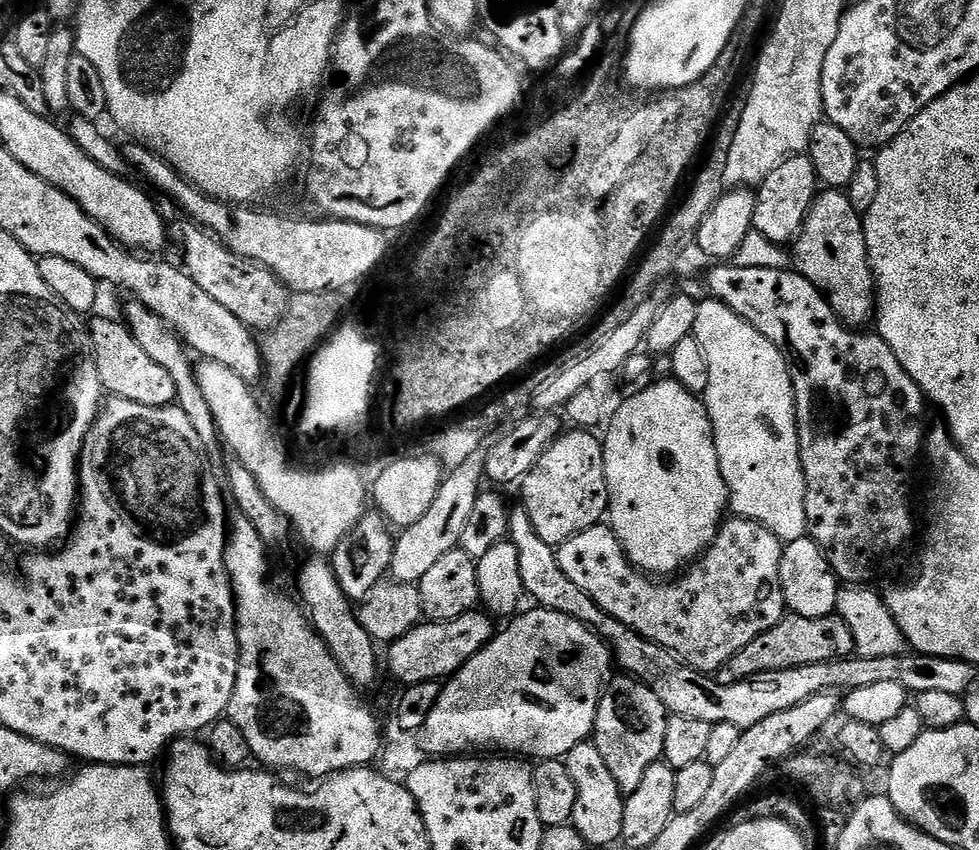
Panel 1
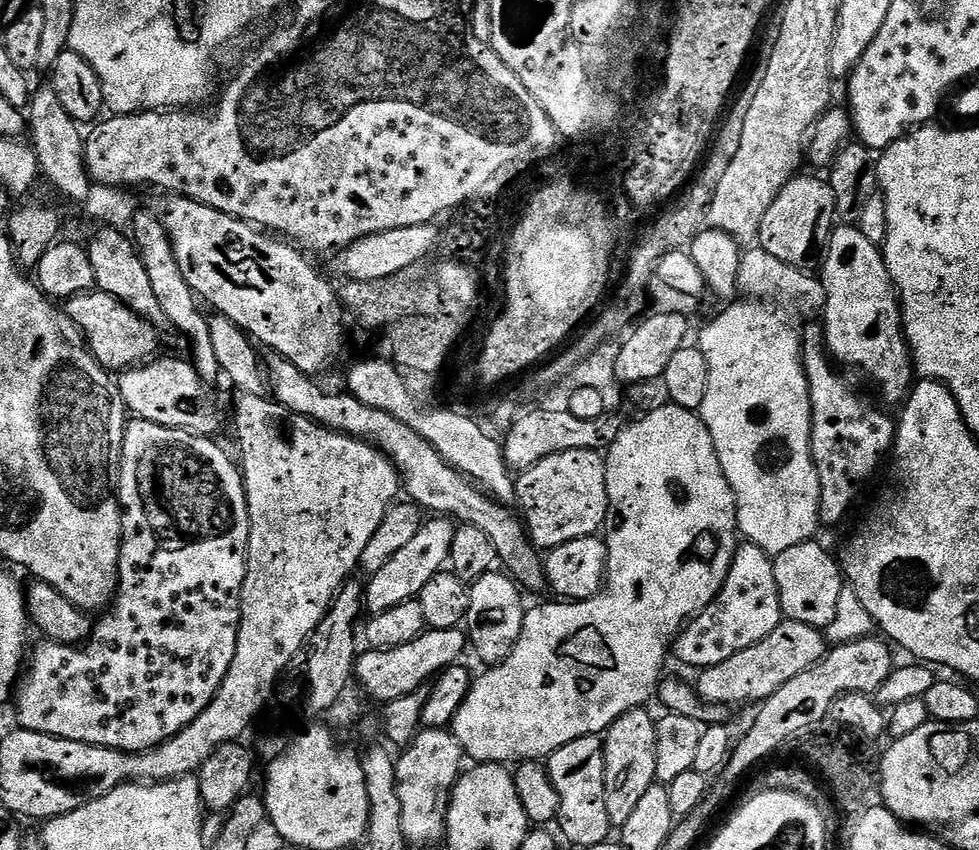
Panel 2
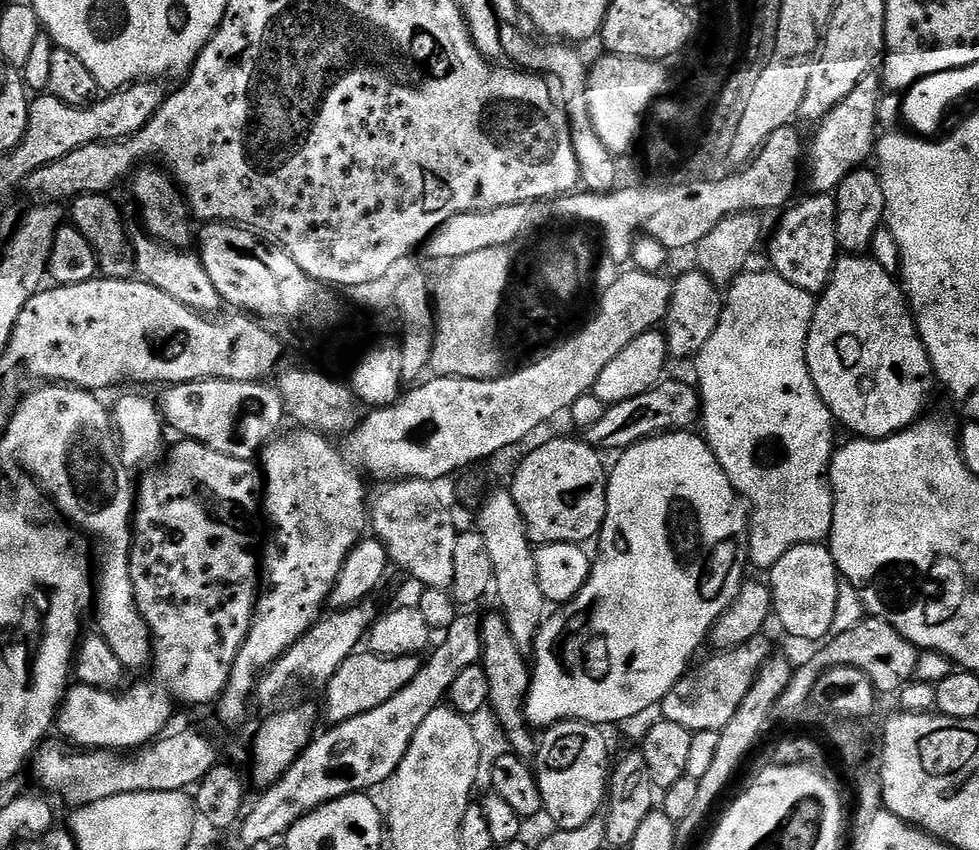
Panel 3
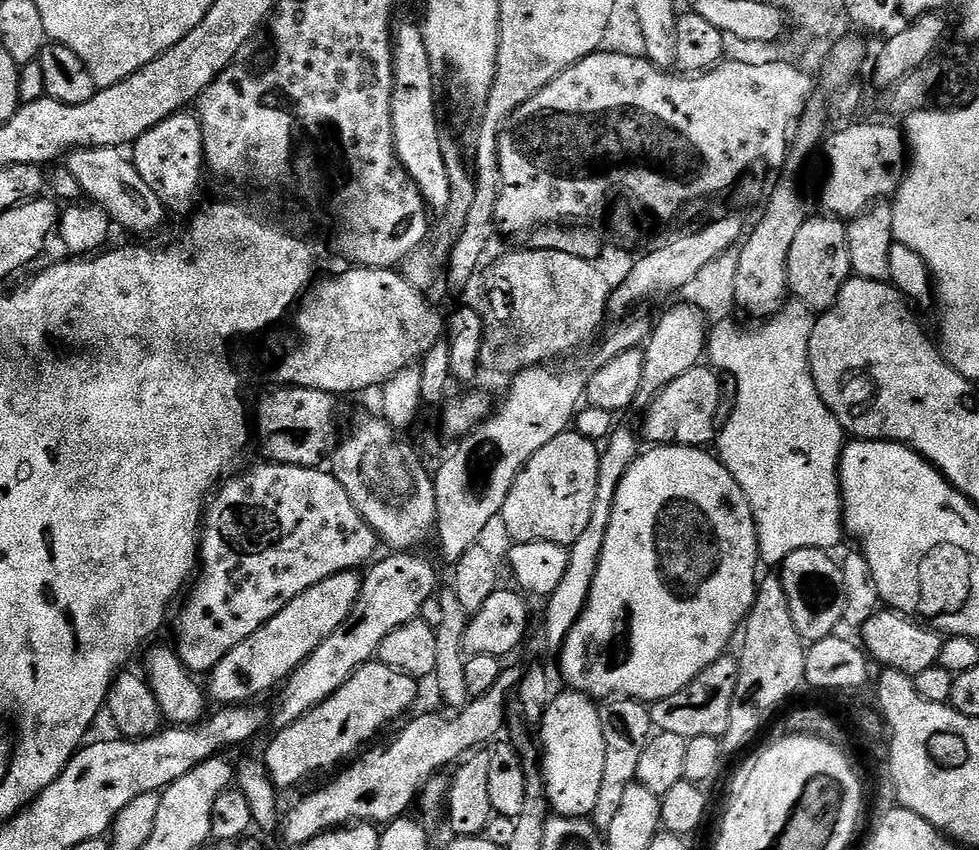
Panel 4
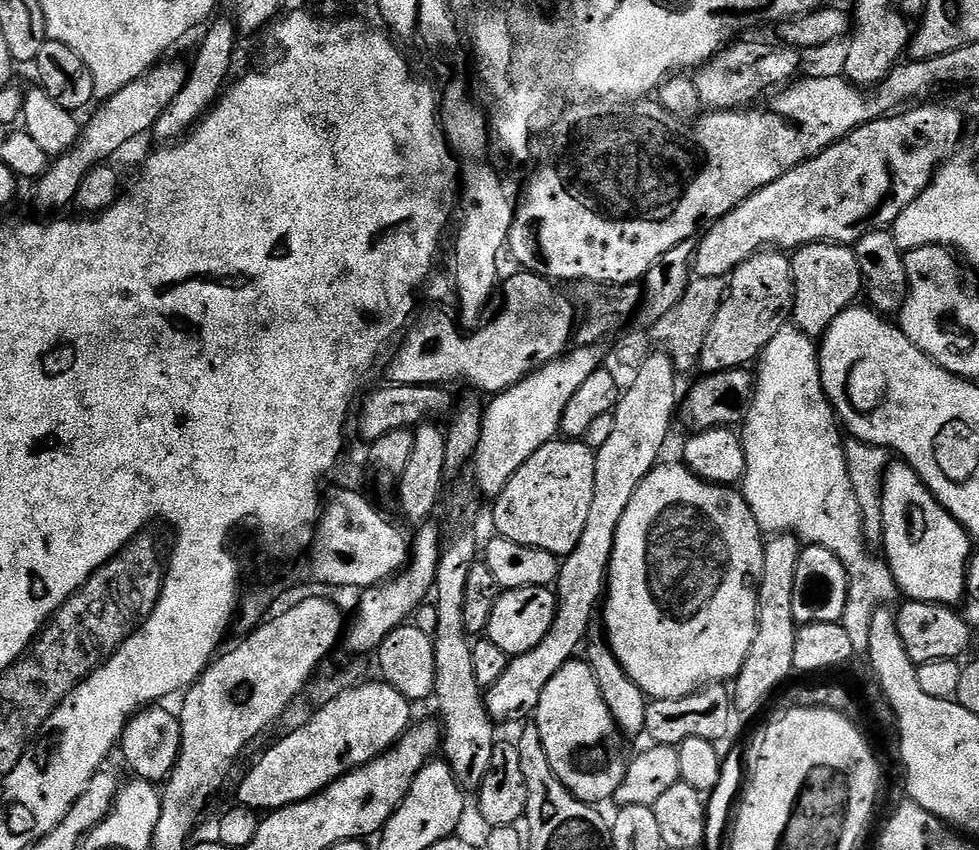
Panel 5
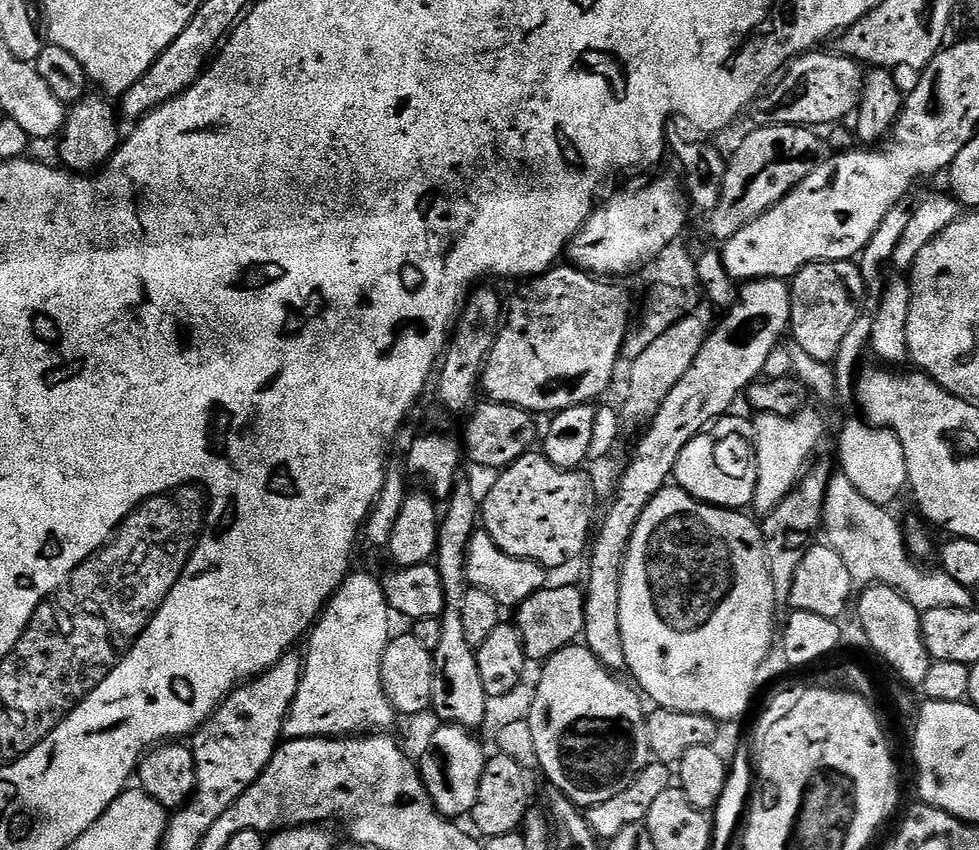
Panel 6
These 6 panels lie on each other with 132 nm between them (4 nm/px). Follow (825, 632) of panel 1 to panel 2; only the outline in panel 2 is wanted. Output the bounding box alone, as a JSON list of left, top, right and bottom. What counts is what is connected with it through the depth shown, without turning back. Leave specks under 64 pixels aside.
[694,618,829,706]

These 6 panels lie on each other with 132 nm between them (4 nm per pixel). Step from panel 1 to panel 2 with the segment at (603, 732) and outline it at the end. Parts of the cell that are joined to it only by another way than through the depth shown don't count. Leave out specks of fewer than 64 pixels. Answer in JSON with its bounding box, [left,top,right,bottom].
[602,708,656,830]

